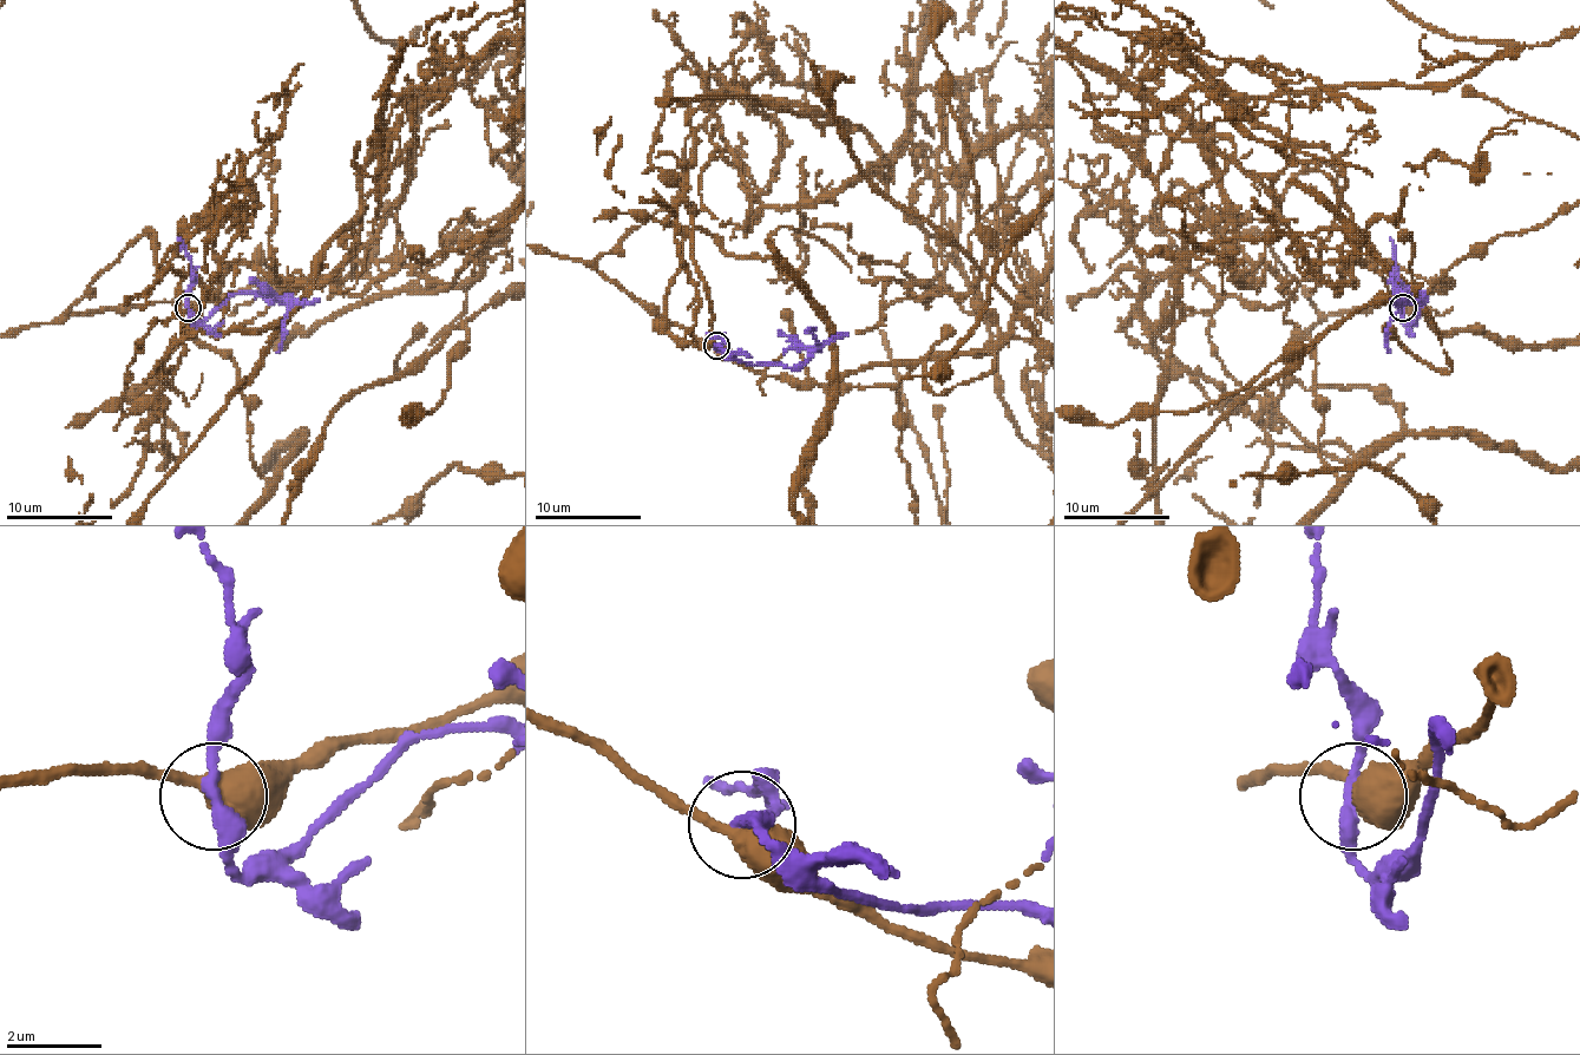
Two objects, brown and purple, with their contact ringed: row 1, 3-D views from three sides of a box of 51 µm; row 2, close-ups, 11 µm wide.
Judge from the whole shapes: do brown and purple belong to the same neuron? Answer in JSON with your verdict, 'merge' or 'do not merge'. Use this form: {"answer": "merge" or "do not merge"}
{"answer": "merge"}

